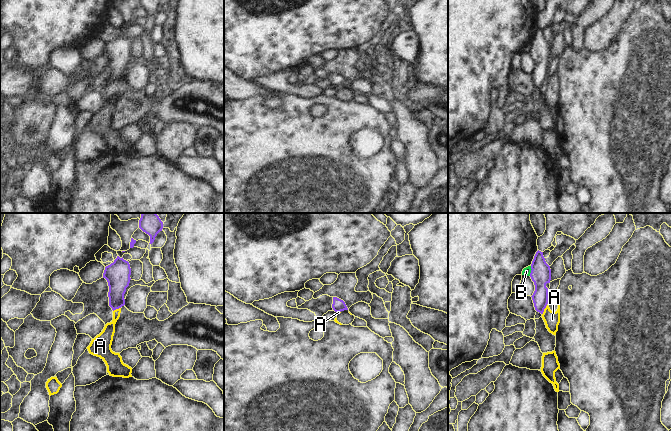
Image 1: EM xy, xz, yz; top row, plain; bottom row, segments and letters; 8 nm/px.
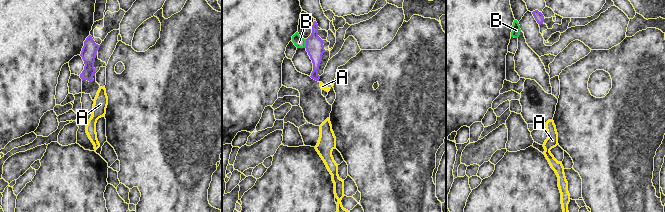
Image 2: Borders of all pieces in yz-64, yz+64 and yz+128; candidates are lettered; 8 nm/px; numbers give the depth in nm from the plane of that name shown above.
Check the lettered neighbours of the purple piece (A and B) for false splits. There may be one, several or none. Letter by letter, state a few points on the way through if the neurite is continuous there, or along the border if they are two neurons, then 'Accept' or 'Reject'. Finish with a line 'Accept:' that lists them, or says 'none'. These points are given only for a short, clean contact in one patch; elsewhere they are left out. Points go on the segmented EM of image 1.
A: Boundary: yz (547, 305), (542, 314). Reject
B: Boundary: yz (531, 266), (529, 275). Reject
Accept: none

